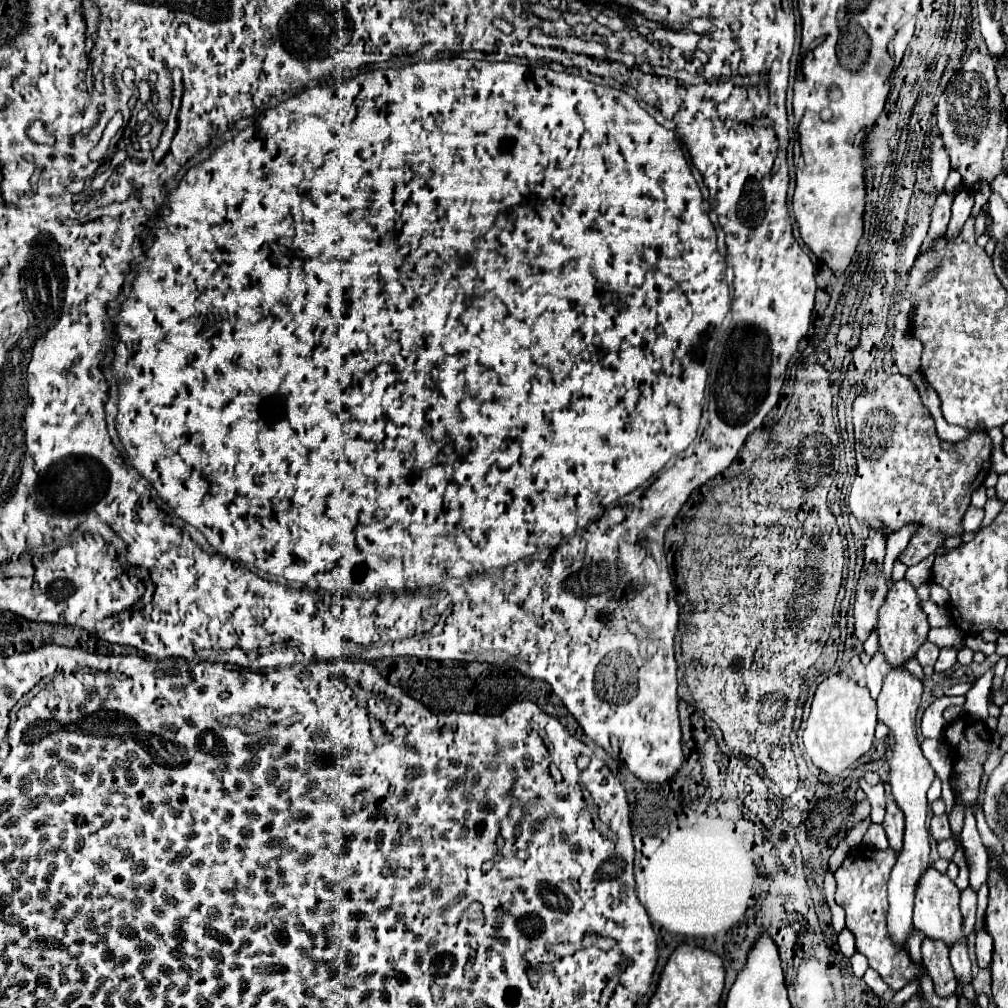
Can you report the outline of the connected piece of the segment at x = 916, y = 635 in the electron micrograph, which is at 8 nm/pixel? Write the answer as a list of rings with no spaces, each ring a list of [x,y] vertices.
[[[900,579],[896,581],[886,597],[886,603],[880,607],[880,619],[878,619],[878,635],[880,635],[880,649],[886,657],[886,661],[892,667],[904,665],[908,657],[916,655],[918,647],[926,641],[928,635],[928,615],[922,611],[920,597],[916,589],[910,585],[910,581]]]

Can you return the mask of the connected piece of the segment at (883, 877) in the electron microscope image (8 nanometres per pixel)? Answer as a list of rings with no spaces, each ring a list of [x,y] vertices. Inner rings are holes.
[[[858,845],[848,853],[844,863],[836,869],[834,877],[838,883],[836,903],[846,911],[846,927],[856,937],[856,951],[868,959],[868,965],[876,969],[894,991],[898,991],[898,985],[906,985],[910,979],[914,979],[920,973],[920,967],[910,961],[906,951],[898,951],[898,947],[894,947],[886,935],[886,883],[894,863],[896,853],[890,847],[880,851]]]

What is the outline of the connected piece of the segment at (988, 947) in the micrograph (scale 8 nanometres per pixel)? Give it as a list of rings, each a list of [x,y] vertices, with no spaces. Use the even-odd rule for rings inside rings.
[[[985,928],[977,932],[975,947],[978,966],[980,968],[989,967],[993,954],[993,939]]]

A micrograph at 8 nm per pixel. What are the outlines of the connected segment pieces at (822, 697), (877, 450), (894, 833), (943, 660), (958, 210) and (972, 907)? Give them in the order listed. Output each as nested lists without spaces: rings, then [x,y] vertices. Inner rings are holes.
[[[836,673],[826,677],[816,687],[812,709],[804,729],[804,747],[816,767],[820,767],[824,773],[840,775],[872,747],[874,727],[876,701],[870,697],[870,691],[866,687],[860,687],[846,675]]]
[[[892,375],[872,393],[860,395],[852,405],[854,433],[856,433],[856,479],[850,489],[850,513],[868,527],[884,525],[888,533],[898,531],[906,523],[920,523],[920,531],[910,539],[910,545],[902,553],[902,563],[916,565],[924,557],[936,553],[946,537],[962,533],[962,515],[970,505],[970,495],[984,483],[990,471],[990,451],[992,441],[983,430],[973,430],[970,437],[955,443],[954,447],[944,450],[938,443],[936,427],[930,411],[922,405],[920,395],[906,375]]]
[[[886,795],[886,817],[884,817],[884,829],[888,835],[888,843],[894,851],[902,851],[902,839],[904,839],[904,815],[894,803],[890,795]]]
[[[942,649],[942,651],[940,651],[940,657],[938,657],[936,665],[934,665],[934,669],[936,669],[938,673],[944,673],[944,671],[948,671],[954,663],[956,663],[956,651],[952,651],[952,649]]]
[[[962,189],[962,193],[958,193],[952,203],[952,219],[948,223],[948,233],[946,233],[948,239],[956,239],[962,225],[968,221],[972,207],[974,207],[974,193],[970,189]]]
[[[964,889],[962,891],[962,901],[960,901],[960,909],[964,915],[964,935],[968,937],[968,933],[972,931],[974,923],[976,923],[976,891],[974,889]]]

